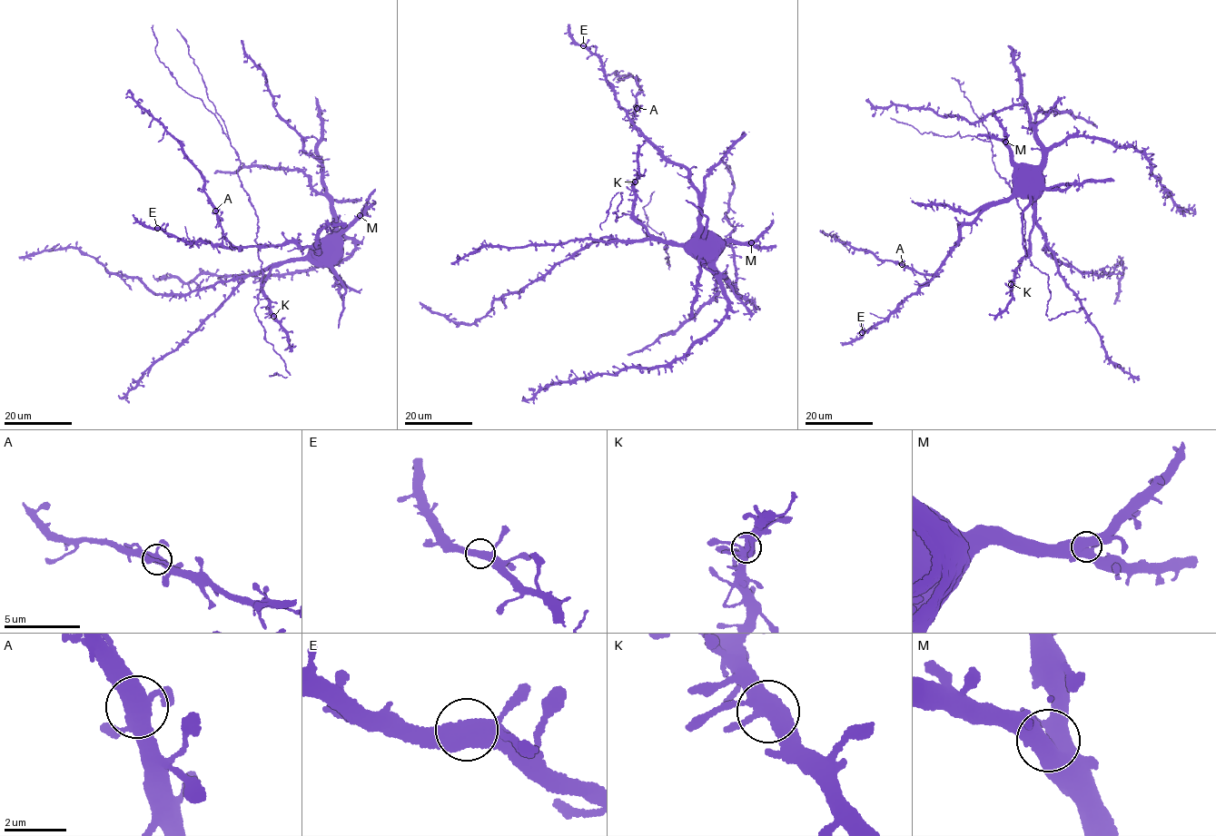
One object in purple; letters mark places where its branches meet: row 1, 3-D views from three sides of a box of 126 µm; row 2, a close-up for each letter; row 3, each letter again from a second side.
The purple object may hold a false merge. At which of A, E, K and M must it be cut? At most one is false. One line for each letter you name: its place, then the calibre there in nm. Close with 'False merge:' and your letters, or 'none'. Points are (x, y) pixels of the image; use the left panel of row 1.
False merge: none

